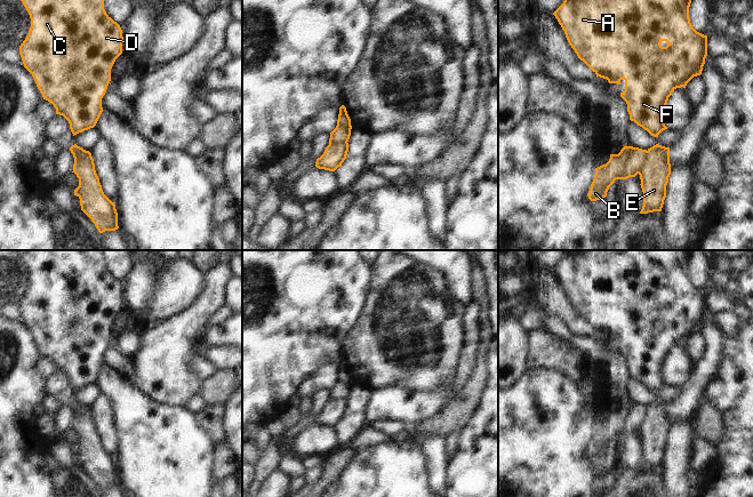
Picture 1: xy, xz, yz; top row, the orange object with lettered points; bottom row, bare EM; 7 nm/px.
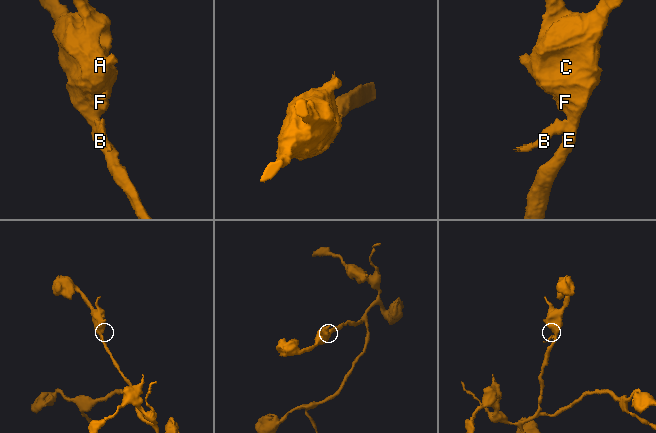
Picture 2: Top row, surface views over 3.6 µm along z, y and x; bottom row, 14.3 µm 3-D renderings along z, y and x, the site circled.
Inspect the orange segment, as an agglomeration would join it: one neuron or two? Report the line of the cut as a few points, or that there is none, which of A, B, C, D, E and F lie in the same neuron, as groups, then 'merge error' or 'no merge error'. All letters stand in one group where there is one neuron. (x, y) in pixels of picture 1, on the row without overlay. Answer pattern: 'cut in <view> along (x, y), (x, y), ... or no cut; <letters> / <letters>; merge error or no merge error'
cut in yz along (648, 407), (639, 430); A C D E F / B; merge error

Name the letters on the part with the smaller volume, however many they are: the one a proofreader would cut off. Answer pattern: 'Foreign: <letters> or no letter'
Foreign: B

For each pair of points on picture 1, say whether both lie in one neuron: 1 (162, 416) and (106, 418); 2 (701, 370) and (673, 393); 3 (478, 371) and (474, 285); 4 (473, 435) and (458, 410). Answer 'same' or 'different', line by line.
1: different
2: different
3: same
4: different

